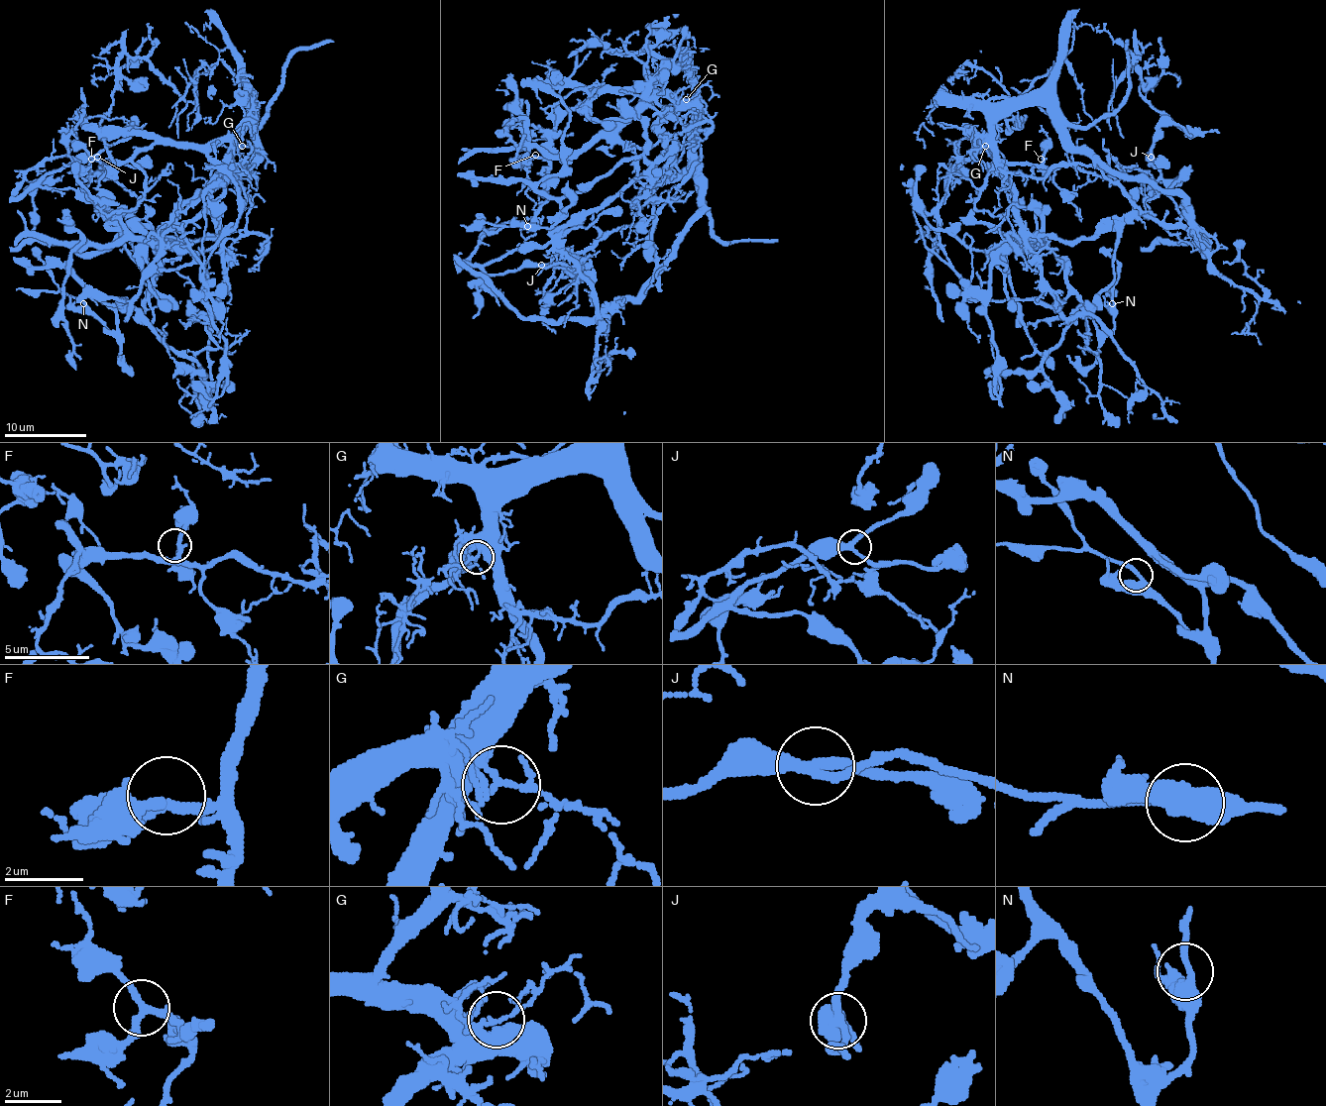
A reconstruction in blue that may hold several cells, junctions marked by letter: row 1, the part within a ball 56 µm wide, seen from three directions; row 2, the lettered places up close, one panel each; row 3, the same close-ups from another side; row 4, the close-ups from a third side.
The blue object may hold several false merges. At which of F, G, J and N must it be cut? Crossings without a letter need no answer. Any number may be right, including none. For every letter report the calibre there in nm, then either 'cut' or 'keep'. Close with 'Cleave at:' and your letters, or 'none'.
F: 240 nm thick; keep
G: 120 nm thick; keep
J: 280 nm thick; keep
N: 320 nm thick; keep
Cleave at: none

